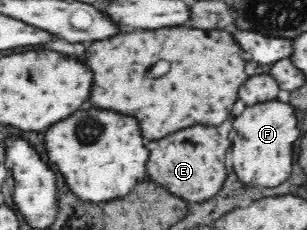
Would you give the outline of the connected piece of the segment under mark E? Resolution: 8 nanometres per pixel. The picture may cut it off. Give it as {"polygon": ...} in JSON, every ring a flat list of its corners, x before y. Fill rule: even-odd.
{"polygon":[[196,125,190,129,182,129,160,141,148,143,148,175,176,197,192,203,204,203,220,191,226,179,224,157,228,149,230,141,224,139,216,127]]}

